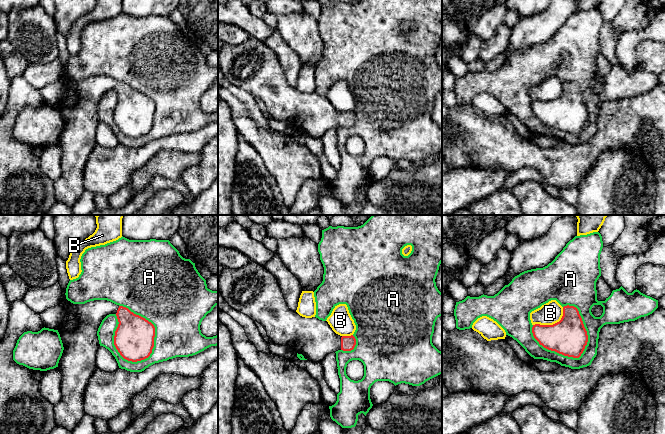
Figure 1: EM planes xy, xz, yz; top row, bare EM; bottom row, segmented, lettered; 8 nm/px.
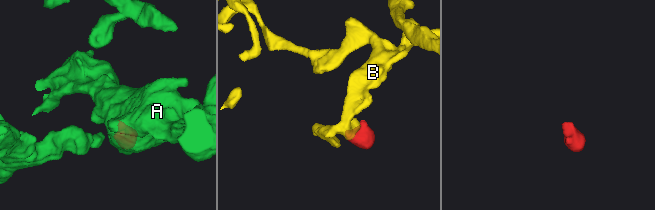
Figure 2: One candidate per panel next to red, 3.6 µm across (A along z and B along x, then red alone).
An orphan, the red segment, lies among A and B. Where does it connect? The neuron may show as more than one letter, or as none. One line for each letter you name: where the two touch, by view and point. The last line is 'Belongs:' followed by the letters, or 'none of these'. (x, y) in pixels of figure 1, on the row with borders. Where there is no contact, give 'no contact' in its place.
Belongs: none of these

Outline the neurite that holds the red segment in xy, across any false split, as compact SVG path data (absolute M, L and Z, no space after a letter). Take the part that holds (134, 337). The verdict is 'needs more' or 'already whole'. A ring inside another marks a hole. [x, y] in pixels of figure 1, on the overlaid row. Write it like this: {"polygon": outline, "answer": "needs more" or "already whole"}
{"polygon": "M57 254L56 263L62 289L59 305L67 312L57 329L64 350L58 363L62 374L62 397L54 406L54 419L56 426L72 432L86 414L84 393L97 369L96 354L100 347L97 331L102 320L109 314L117 316L119 324L114 345L124 359L132 362L144 360L152 353L155 327L128 308L107 300L71 303L65 295L70 281L66 261Z", "answer": "needs more"}

